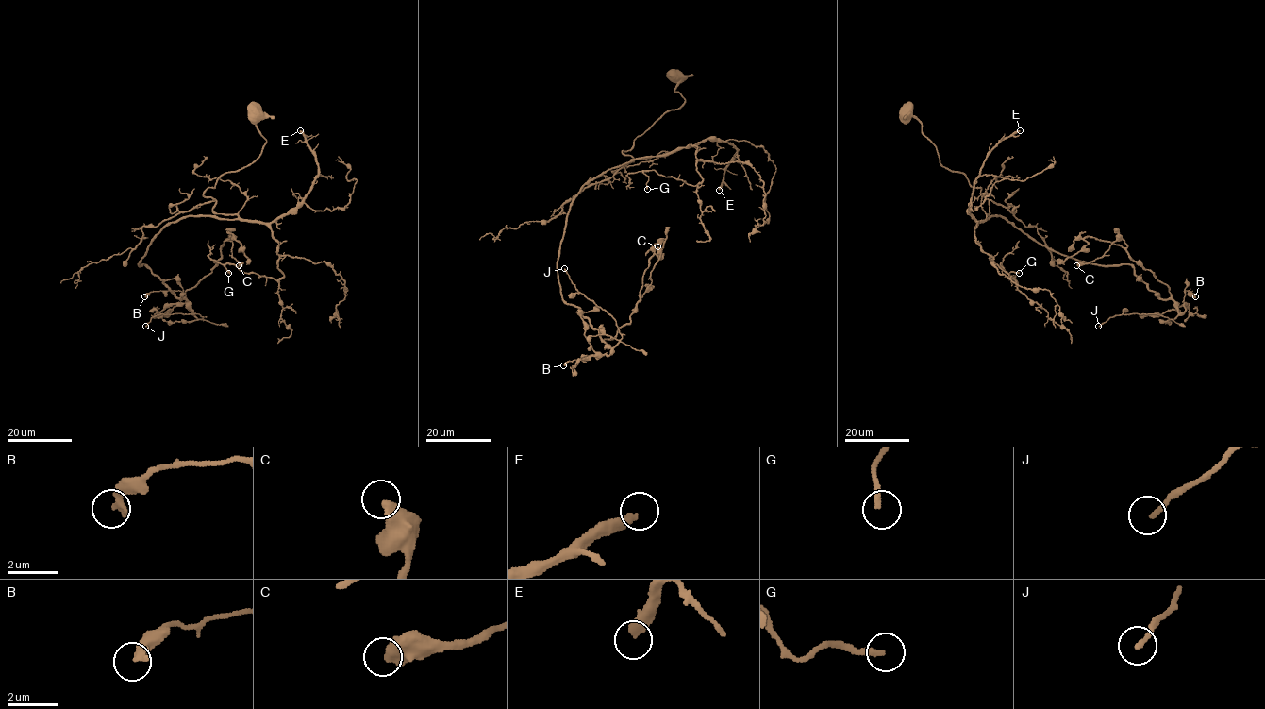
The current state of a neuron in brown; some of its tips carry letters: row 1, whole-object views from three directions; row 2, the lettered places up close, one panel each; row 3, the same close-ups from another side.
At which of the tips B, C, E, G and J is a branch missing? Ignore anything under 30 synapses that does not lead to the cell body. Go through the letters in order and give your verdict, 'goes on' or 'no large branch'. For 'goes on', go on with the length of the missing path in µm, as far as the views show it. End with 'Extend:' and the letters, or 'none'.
B: no large branch
C: no large branch
E: goes on; missing 110 µm
G: no large branch
J: no large branch
Extend: E

